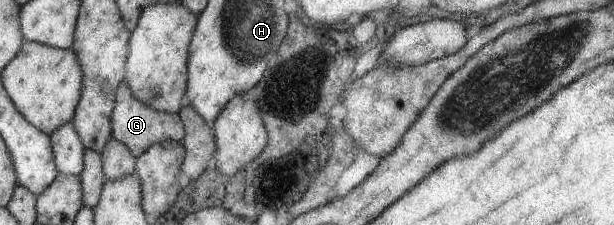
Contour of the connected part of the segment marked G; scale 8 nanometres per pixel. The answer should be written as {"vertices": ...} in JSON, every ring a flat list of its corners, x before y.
{"vertices":[[124,80,117,88,111,121,113,137,123,142,135,157,140,156,141,152,144,152,144,150,151,147,154,143,162,143,162,140,182,142,185,137,185,126,179,113,167,113,150,108,134,96,134,93]]}

